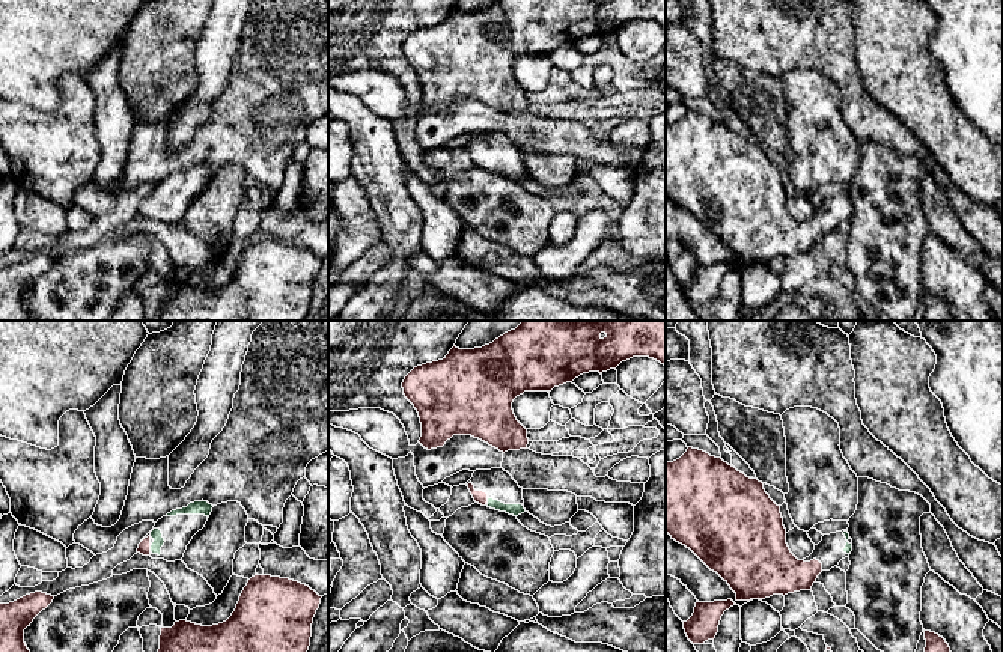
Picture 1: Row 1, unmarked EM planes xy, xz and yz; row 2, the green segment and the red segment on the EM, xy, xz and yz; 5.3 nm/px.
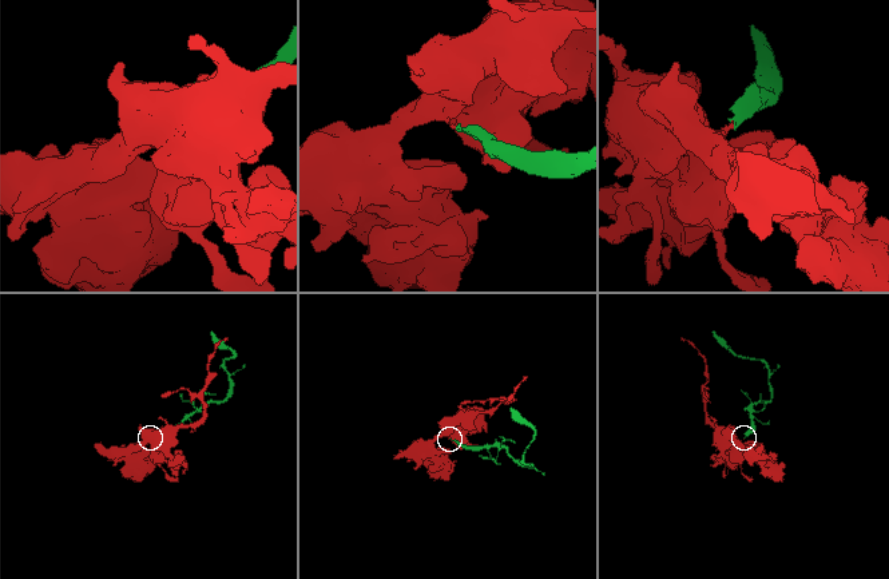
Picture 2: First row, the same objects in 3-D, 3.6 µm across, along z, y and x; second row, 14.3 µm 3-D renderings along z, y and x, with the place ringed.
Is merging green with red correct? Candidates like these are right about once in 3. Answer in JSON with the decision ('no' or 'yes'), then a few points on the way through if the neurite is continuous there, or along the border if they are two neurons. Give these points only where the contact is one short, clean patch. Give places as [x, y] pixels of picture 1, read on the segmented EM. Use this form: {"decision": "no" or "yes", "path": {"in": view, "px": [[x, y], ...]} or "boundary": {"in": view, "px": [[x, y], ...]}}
{"decision": "yes", "path": {"in": "xy", "px": [[158, 541], [151, 548], [143, 548]]}}

